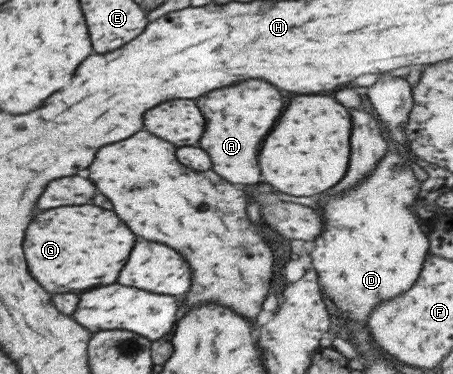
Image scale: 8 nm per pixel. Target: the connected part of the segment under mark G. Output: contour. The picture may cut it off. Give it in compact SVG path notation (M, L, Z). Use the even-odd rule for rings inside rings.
M94 205L56 207L38 213L24 235L22 253L30 277L48 293L76 293L116 281L124 259L134 245L134 235L112 211Z

